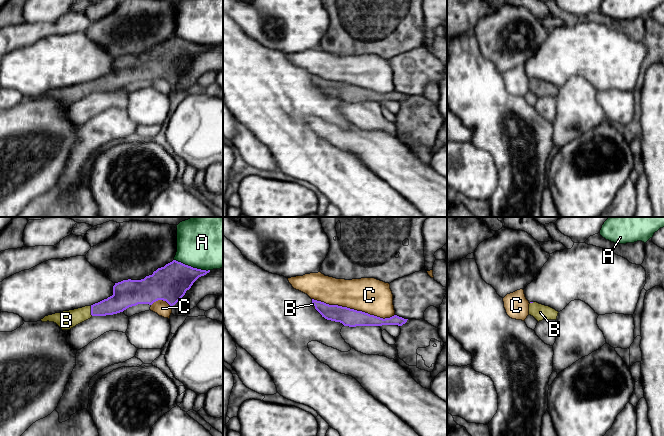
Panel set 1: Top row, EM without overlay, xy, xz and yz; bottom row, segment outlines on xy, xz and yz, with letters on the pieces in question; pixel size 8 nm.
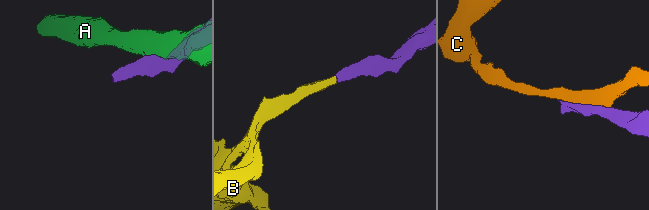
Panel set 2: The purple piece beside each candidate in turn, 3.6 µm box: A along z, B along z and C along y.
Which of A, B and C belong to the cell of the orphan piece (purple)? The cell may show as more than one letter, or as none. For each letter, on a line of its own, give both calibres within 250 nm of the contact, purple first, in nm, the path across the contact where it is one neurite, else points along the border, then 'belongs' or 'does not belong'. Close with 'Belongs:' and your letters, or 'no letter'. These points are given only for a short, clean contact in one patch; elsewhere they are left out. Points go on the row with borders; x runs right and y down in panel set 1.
A: 280 nm thick on the purple side, 460 nm on the other; does not belong
B: 160 nm thick on the purple side, 150 nm on the other; runs through xy (120, 300), (110, 306), (91, 311), (66, 320); belongs
C: 140 nm thick on the purple side, 280 nm on the other; does not belong
Belongs: B

